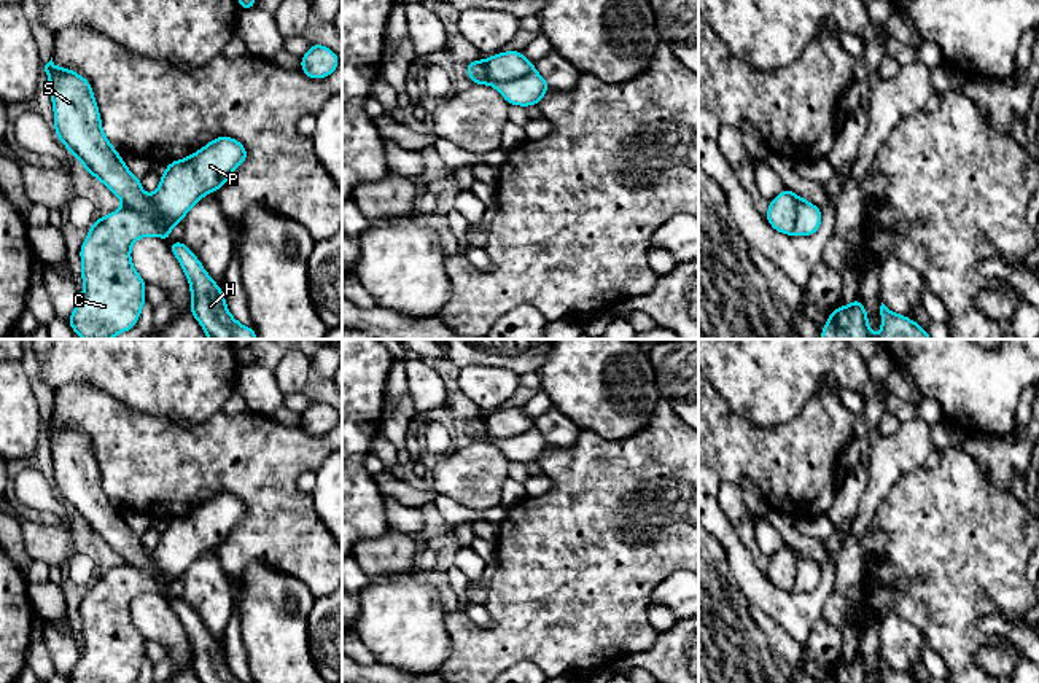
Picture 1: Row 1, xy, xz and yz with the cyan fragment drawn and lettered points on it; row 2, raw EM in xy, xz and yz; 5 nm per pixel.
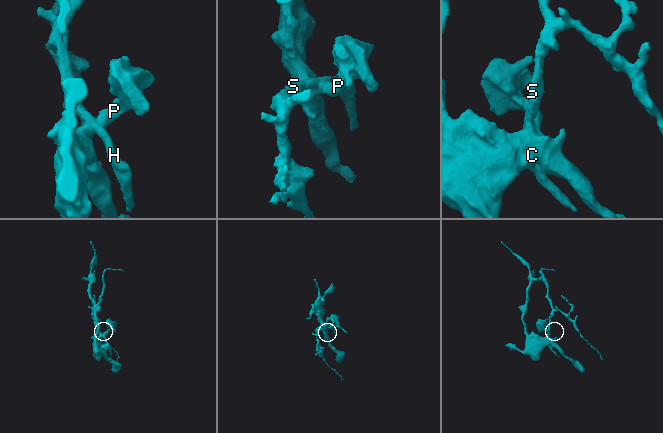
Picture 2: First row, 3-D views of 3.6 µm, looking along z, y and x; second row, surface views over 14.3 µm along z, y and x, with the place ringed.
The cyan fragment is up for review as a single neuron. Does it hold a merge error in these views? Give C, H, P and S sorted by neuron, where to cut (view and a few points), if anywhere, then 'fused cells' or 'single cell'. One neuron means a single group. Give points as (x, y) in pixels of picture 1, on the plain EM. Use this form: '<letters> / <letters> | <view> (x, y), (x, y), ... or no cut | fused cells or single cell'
C P / H S | xz (482, 417), (487, 430), (495, 437), (516, 437), (533, 424) | fused cells

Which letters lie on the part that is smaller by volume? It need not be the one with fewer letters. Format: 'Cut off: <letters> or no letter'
Cut off: H, S

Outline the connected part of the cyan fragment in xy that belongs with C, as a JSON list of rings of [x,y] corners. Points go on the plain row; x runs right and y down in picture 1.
[[[216,494],[191,513],[167,521],[151,570],[123,564],[97,575],[80,605],[84,646],[68,681],[135,683],[146,640],[132,623],[130,602],[181,580],[197,557],[226,541],[247,516],[240,498]]]

